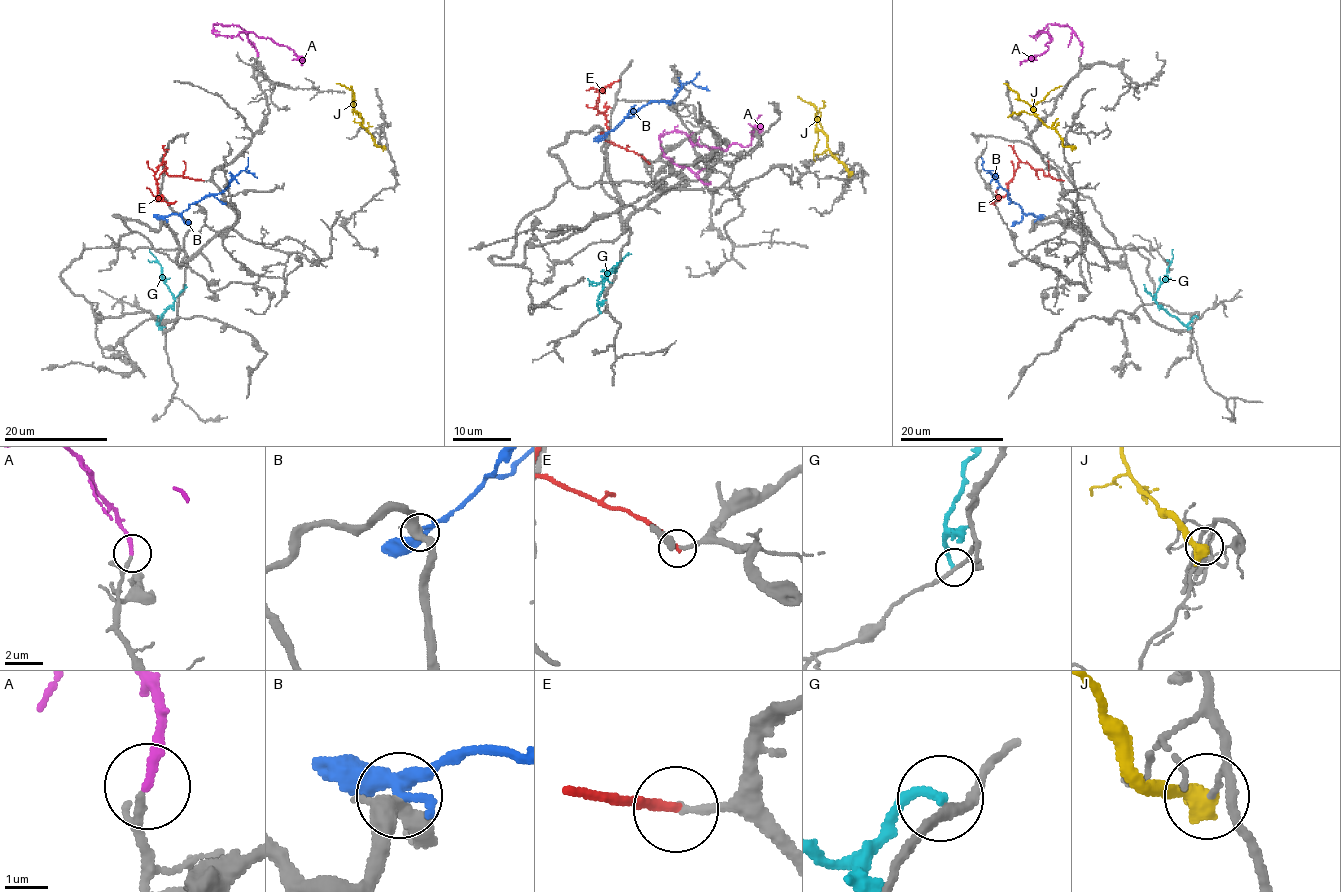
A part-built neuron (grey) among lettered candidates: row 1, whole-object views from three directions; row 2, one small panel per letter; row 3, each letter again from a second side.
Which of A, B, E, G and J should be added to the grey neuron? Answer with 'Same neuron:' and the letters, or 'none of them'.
Same neuron: A, E

